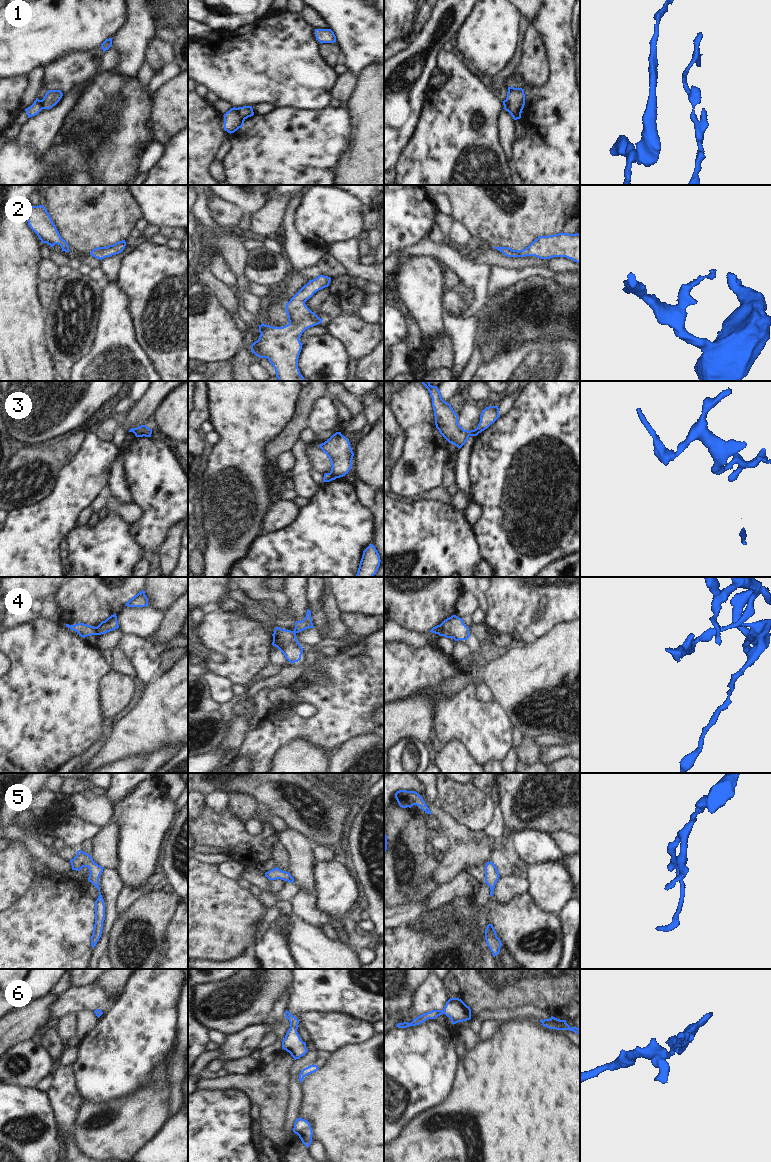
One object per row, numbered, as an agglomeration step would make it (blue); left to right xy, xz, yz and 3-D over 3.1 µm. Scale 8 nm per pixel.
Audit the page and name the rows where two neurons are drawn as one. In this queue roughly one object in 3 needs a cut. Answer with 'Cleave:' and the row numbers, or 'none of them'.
Cleave: 1, 3, 4

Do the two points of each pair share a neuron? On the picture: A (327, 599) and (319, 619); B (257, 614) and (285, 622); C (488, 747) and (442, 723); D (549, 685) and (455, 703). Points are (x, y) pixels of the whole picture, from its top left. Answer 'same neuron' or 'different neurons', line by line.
A: different neurons
B: different neurons
C: same neuron
D: different neurons

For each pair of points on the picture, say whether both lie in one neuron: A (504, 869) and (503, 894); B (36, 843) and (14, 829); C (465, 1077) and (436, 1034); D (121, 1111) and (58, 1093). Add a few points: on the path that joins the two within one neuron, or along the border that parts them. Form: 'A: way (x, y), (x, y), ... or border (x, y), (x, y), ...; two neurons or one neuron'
A: border (511, 873), (500, 877); two neurons
B: way (31, 841), (19, 833); one neuron
C: border (460, 1057), (457, 1063), (456, 1079), (452, 1090); two neurons
D: border (82, 1101), (74, 1123); two neurons

